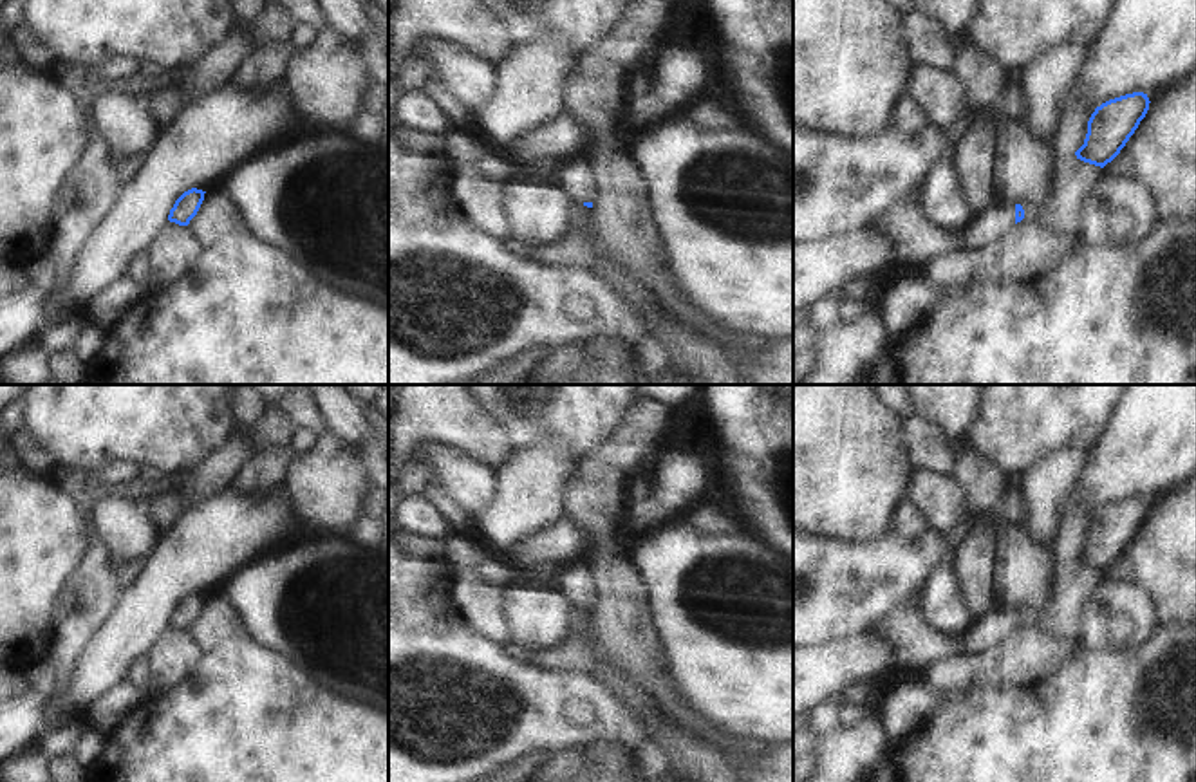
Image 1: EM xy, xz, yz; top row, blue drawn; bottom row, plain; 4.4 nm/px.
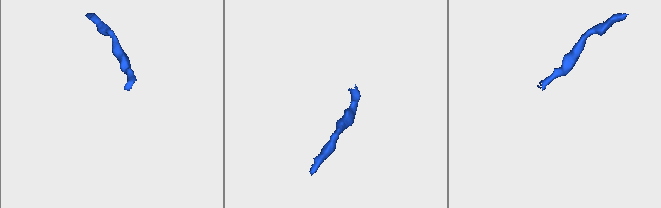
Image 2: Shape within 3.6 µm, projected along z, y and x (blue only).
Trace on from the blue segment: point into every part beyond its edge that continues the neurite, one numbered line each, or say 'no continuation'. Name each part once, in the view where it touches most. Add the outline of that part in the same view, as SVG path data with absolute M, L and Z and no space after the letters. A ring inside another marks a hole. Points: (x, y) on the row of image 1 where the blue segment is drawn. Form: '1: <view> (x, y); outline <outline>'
1: yz (996, 221); outline M992 202L983 213L974 215L963 233L961 249L979 249L1003 238L1015 226L1015 204Z

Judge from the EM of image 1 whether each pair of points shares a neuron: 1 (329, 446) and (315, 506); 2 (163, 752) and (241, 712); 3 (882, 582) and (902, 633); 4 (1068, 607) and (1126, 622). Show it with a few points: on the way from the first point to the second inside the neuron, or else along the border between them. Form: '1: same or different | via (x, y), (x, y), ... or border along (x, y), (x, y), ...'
1: same | via (329, 461), (329, 479), (324, 492)
2: same | via (183, 752), (201, 752), (221, 732)
3: different | border along (898, 605), (866, 631)
4: different | border along (1102, 578), (1084, 605), (1077, 636)

